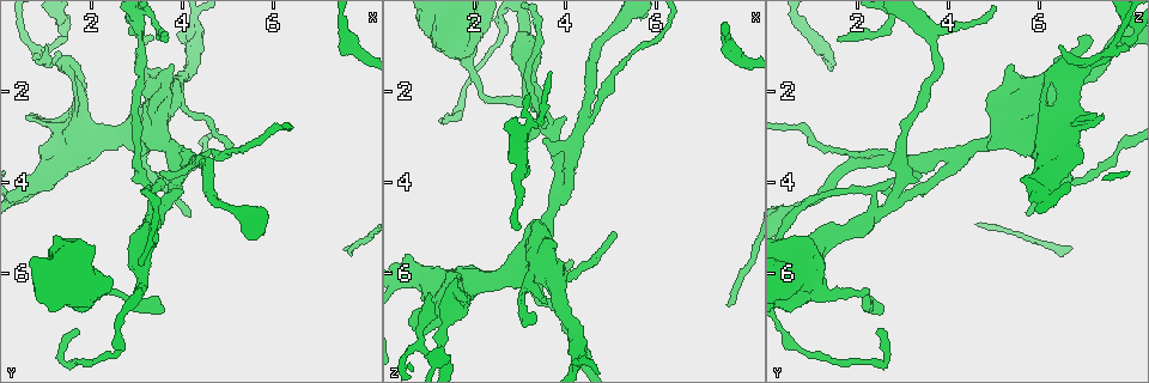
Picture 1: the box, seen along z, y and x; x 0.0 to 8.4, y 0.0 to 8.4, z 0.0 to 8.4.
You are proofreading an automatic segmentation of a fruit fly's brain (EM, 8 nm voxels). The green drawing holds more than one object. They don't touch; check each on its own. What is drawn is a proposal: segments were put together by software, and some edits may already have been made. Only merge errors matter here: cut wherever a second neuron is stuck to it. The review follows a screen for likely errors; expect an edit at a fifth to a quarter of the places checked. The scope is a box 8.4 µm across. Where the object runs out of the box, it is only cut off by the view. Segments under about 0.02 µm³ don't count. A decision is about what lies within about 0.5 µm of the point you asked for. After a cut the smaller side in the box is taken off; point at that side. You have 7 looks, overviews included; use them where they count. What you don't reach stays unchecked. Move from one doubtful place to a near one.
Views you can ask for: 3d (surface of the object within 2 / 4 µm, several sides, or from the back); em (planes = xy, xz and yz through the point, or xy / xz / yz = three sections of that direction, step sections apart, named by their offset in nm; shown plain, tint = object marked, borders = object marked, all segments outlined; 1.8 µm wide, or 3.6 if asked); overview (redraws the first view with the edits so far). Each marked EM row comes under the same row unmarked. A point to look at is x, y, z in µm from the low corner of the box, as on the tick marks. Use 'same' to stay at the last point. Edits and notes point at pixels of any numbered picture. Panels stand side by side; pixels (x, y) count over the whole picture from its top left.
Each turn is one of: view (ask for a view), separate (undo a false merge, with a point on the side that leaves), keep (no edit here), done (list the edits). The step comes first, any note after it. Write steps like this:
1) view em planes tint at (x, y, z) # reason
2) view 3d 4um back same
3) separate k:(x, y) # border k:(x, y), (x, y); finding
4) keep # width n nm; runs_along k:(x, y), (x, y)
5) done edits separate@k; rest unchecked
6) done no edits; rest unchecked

view em xy step 4 tint at (3.05, 0.70, 3.70) # sharp bend

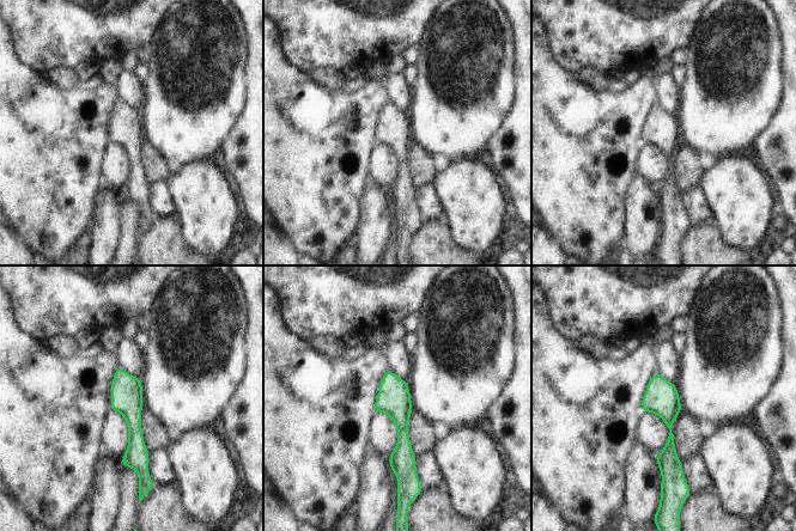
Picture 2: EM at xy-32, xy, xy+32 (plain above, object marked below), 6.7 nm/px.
view em planes borders same

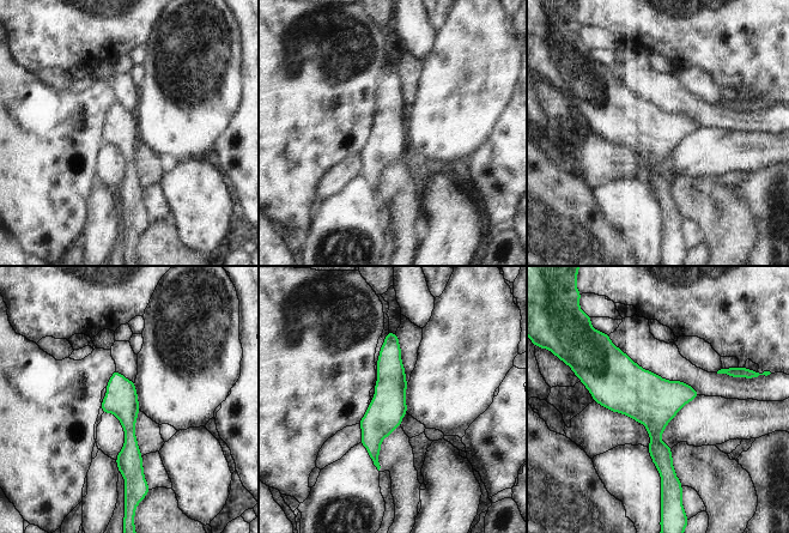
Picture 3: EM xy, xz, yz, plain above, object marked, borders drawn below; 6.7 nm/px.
keep # one neuron here

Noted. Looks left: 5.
view em yz step 4 tint at (3.65, 4.45, 2.75) # four arms meet

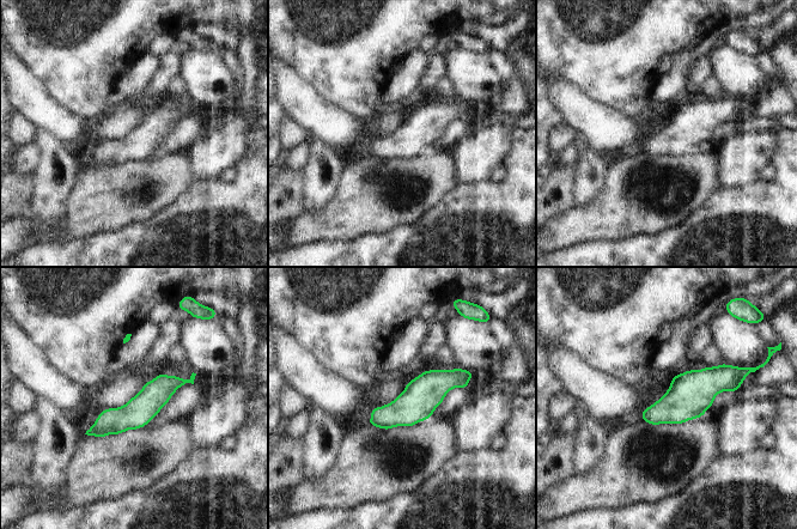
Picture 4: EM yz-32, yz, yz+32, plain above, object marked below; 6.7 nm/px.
view em planes tint same # another direction

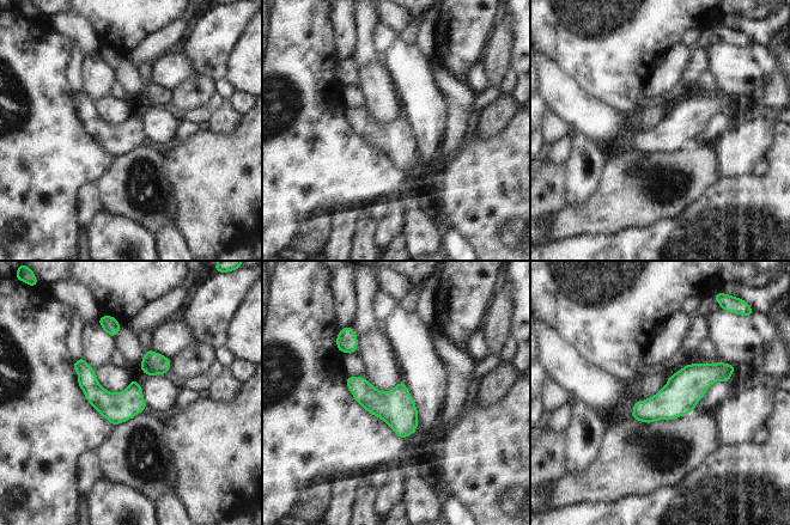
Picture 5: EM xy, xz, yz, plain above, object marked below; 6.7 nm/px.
keep # one neuron here

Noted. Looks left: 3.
view 3d 4um at (3.75, 2.15, 6.05) # small branch off a trunk

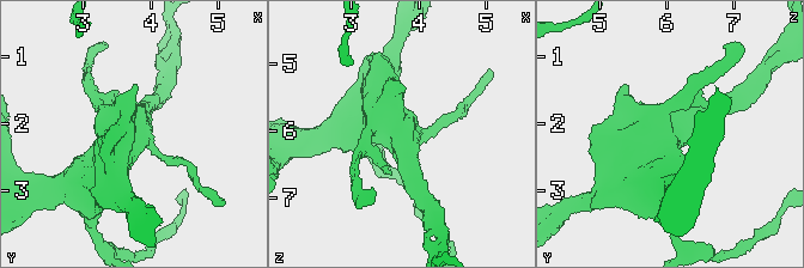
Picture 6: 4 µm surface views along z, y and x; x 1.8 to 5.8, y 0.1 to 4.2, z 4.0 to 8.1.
view em yz step 4 tint at (3.75, 2.10, 6.05)

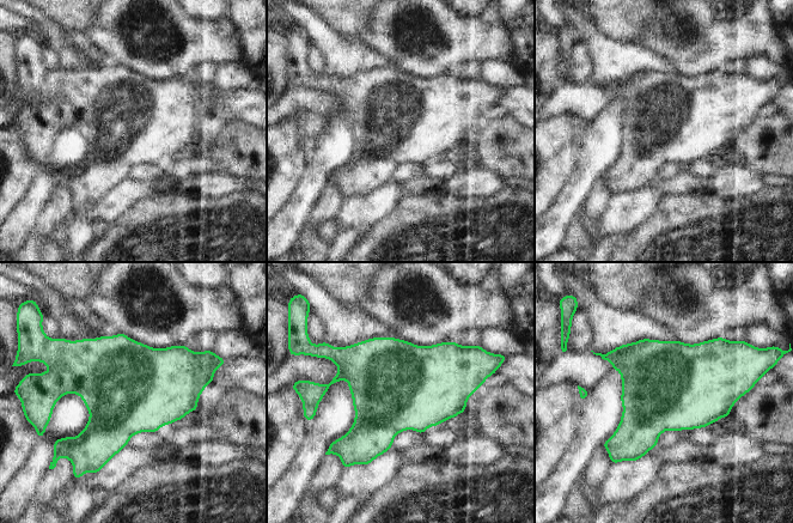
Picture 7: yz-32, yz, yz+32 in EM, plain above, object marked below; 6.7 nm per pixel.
view em planes tint same # another direction

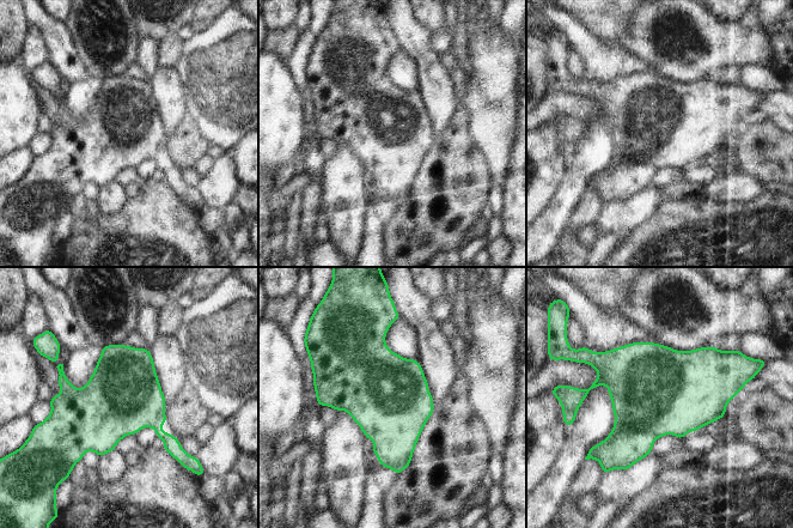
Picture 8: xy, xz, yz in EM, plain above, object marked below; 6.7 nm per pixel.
keep # one neuron here

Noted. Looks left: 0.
done no edits; rest unchecked

